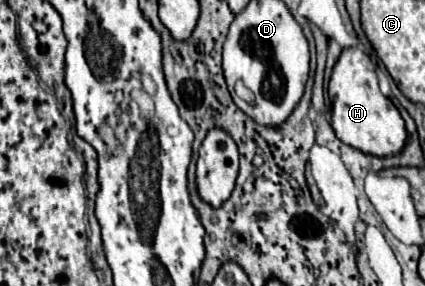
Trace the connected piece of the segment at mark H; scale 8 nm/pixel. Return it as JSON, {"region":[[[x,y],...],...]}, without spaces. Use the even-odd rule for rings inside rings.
{"region":[[[356,46],[342,50],[328,84],[332,102],[332,128],[336,136],[364,154],[392,156],[398,154],[406,142],[406,128],[396,106],[378,90],[376,66],[370,56]]]}

